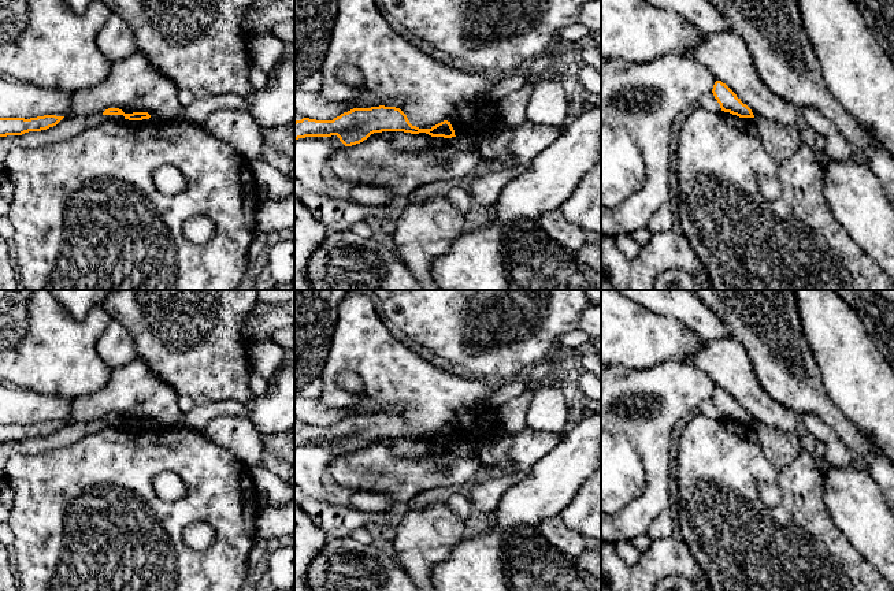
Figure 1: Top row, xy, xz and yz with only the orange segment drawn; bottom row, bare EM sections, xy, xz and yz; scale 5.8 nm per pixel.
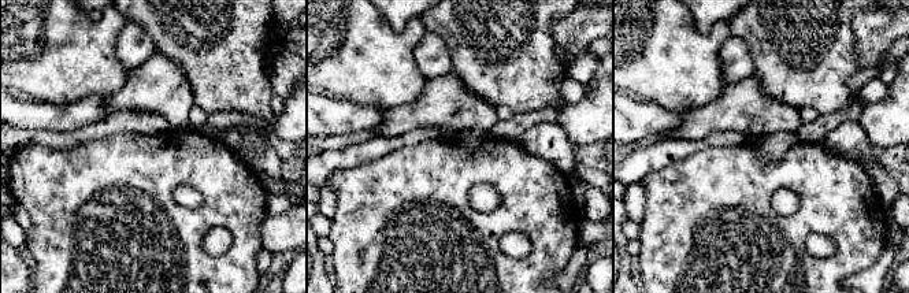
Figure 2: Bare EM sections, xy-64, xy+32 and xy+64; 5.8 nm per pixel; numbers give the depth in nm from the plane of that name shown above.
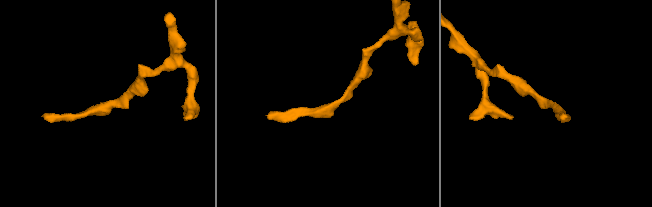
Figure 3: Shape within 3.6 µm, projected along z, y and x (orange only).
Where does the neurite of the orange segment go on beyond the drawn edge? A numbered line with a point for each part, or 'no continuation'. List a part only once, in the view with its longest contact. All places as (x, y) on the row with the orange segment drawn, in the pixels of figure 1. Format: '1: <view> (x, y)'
no continuation

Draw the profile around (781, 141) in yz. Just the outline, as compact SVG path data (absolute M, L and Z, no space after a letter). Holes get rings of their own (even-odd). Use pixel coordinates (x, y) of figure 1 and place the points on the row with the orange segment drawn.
M754 116L754 122L765 150L778 163L784 163L802 145L793 122L780 124L761 116Z

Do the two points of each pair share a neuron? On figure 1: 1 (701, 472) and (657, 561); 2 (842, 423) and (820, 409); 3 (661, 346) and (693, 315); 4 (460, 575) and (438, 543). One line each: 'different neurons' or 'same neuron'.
1: different neurons
2: same neuron
3: different neurons
4: different neurons

